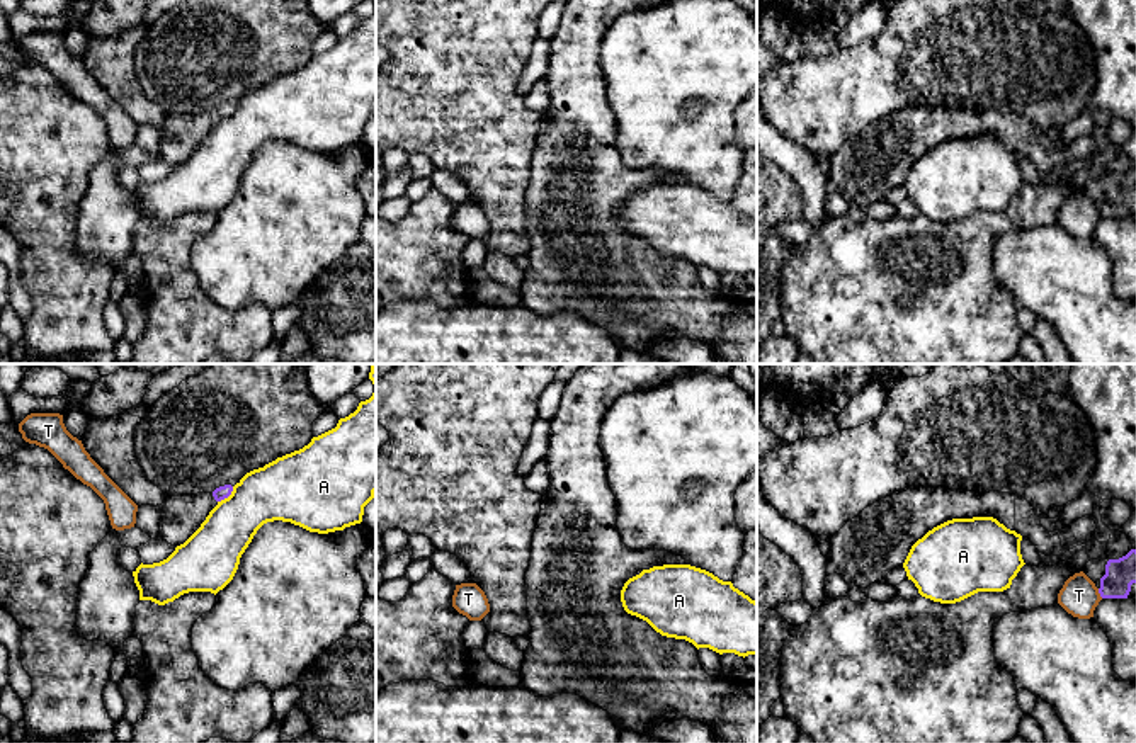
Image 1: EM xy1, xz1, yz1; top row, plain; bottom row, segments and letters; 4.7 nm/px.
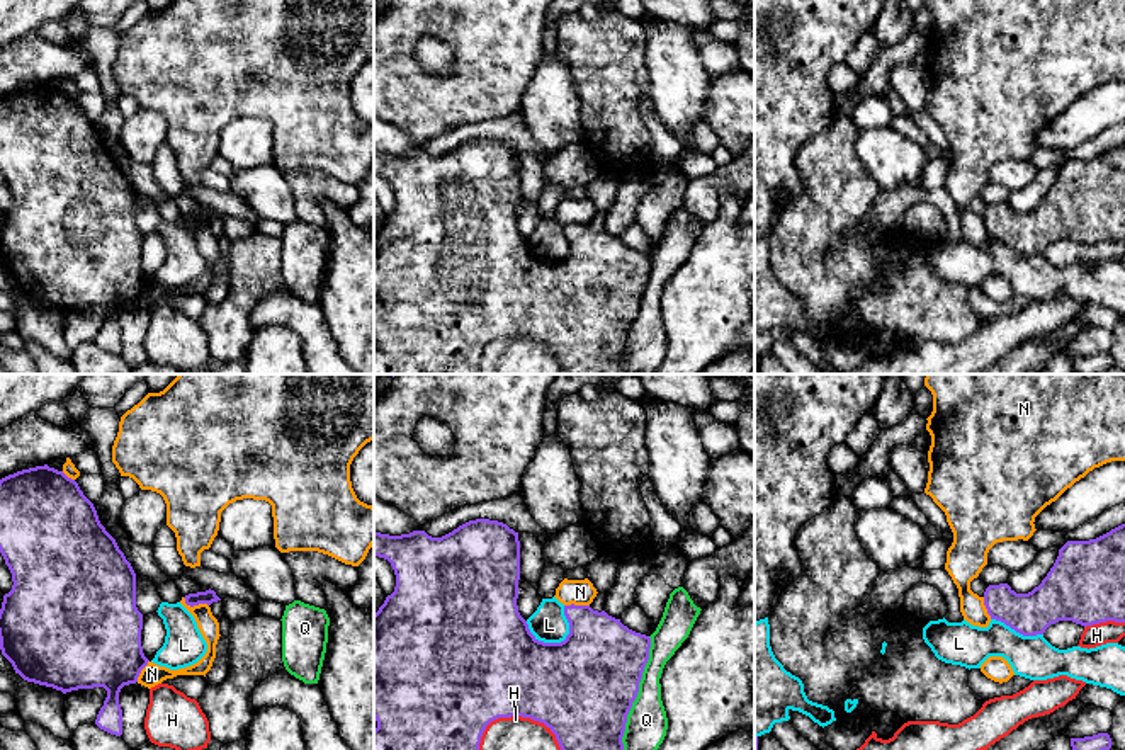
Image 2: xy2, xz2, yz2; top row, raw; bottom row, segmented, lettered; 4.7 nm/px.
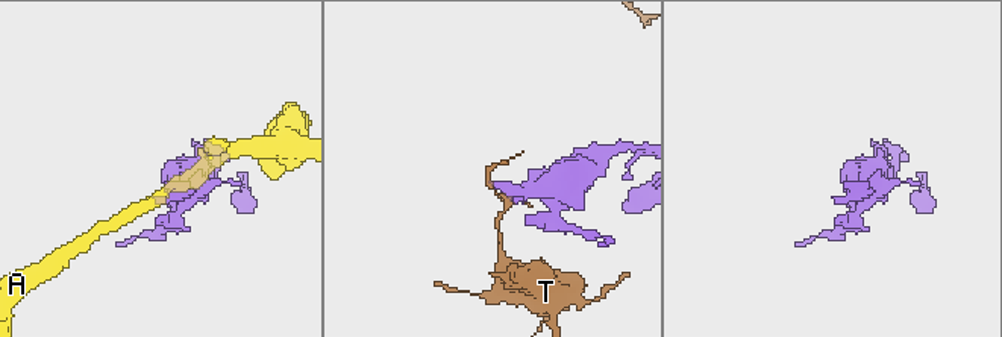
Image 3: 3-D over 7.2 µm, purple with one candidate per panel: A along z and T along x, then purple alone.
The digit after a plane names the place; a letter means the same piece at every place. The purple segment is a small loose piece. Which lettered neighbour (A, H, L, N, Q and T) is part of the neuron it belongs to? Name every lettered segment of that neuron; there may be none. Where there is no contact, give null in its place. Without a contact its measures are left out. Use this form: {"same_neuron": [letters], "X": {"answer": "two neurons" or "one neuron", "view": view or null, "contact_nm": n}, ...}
{"same_neuron": [], "A": {"answer": "two neurons", "view": "xy1", "contact_nm": 110}, "H": {"answer": "two neurons", "view": "yz2", "contact_nm": 190}, "L": {"answer": "two neurons", "view": "xz2", "contact_nm": 220}, "N": {"answer": "two neurons", "view": "xy2", "contact_nm": 130}, "Q": {"answer": "two neurons", "view": "xz2", "contact_nm": 550}, "T": {"answer": "two neurons", "view": "yz1", "contact_nm": 50}}

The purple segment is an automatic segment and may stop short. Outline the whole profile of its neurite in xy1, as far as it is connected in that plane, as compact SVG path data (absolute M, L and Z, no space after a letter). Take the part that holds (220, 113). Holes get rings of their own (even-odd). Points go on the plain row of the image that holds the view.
M224 104L213 112L167 116L160 124L160 156L175 167L184 163L231 111L233 105Z

